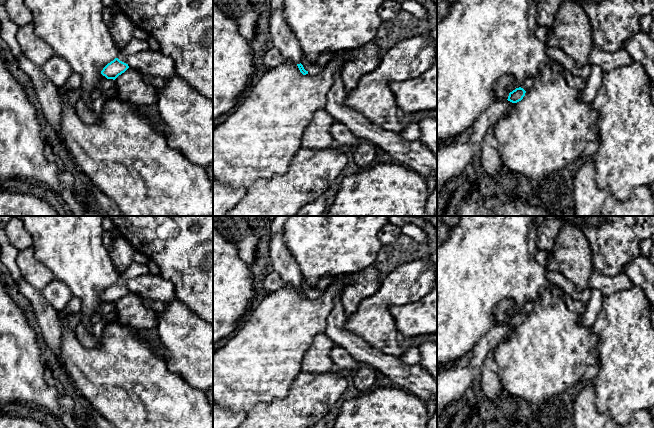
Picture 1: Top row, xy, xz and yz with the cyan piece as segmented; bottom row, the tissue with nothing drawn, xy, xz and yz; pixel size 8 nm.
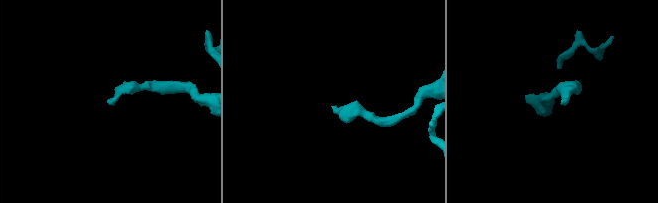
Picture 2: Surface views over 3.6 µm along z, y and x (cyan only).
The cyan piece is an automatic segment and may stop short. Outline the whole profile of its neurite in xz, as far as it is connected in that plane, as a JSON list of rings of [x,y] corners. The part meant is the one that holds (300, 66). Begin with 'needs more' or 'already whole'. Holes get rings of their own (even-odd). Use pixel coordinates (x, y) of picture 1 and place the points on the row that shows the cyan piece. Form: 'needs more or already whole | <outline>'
needs more | [[[283,5],[269,17],[268,32],[272,38],[273,47],[279,50],[285,60],[294,62],[303,75],[308,74],[301,64],[302,49],[300,44],[284,19]]]

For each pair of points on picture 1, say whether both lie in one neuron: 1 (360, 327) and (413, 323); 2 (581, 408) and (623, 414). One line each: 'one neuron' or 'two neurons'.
1: two neurons
2: two neurons

